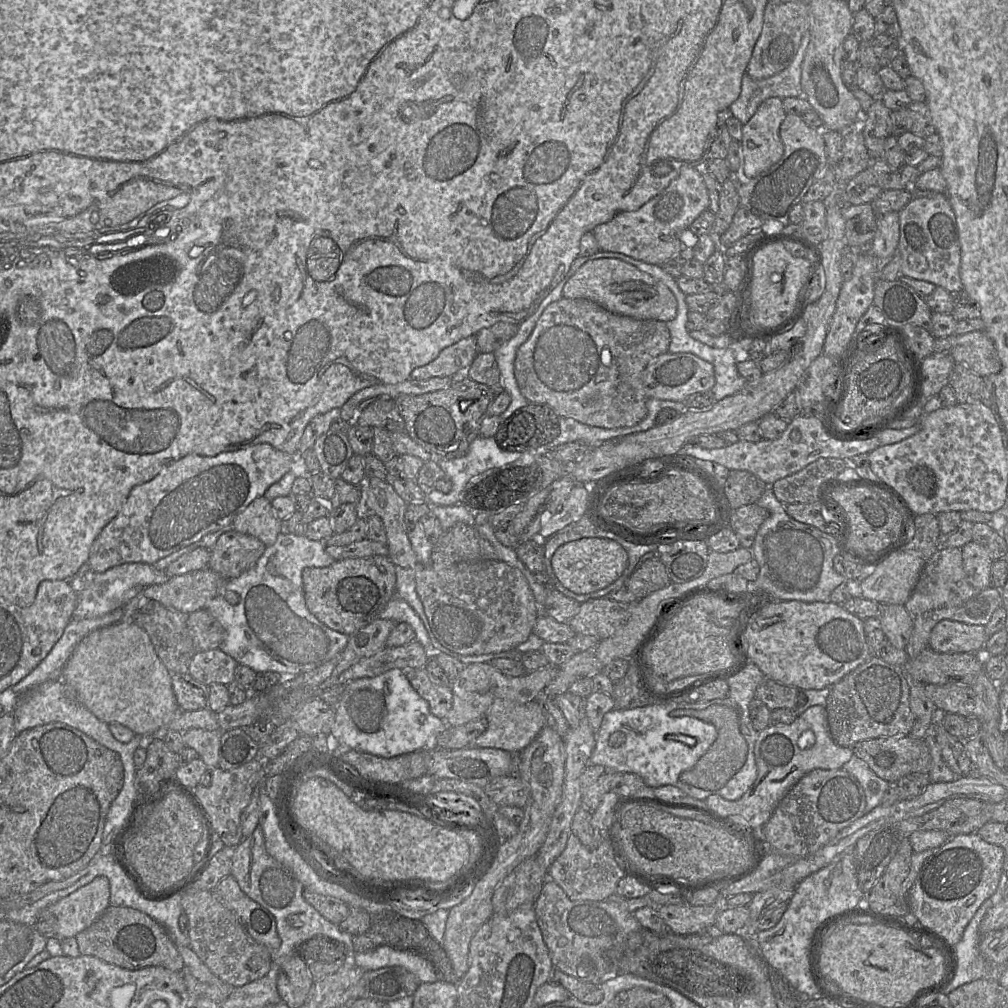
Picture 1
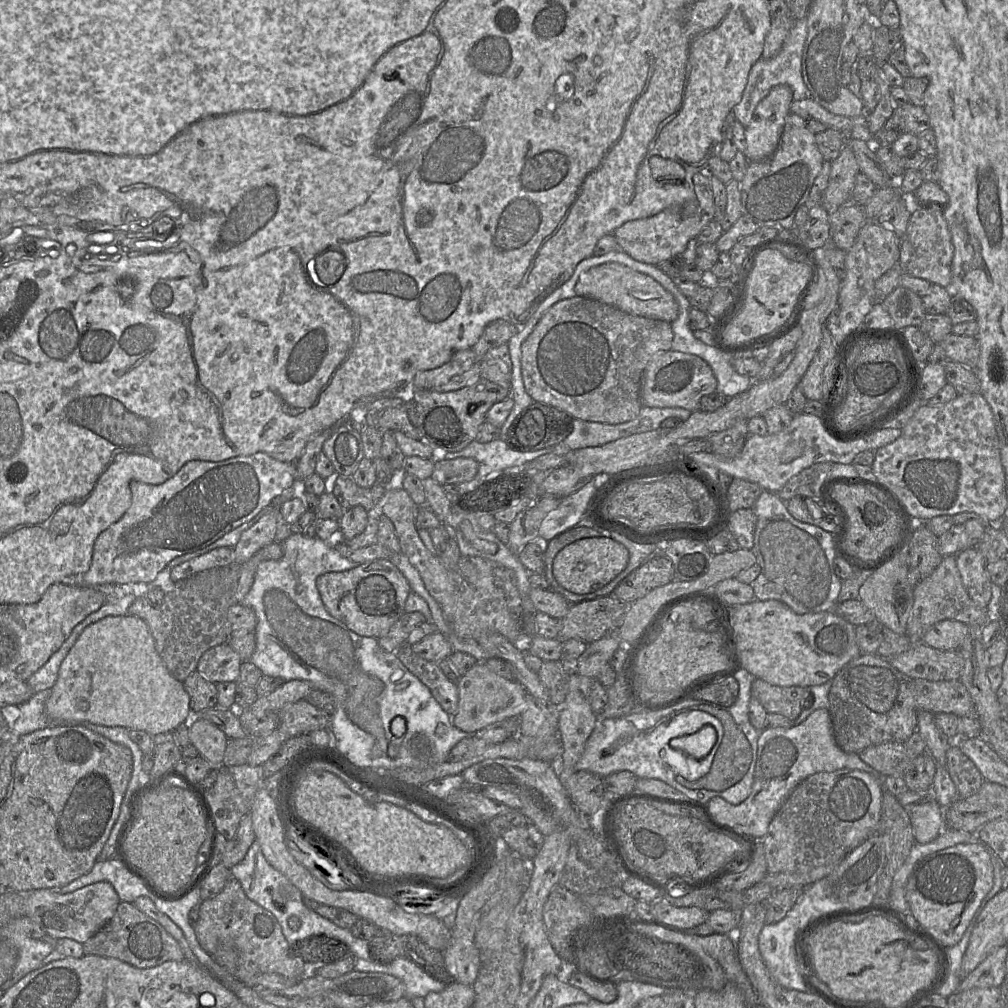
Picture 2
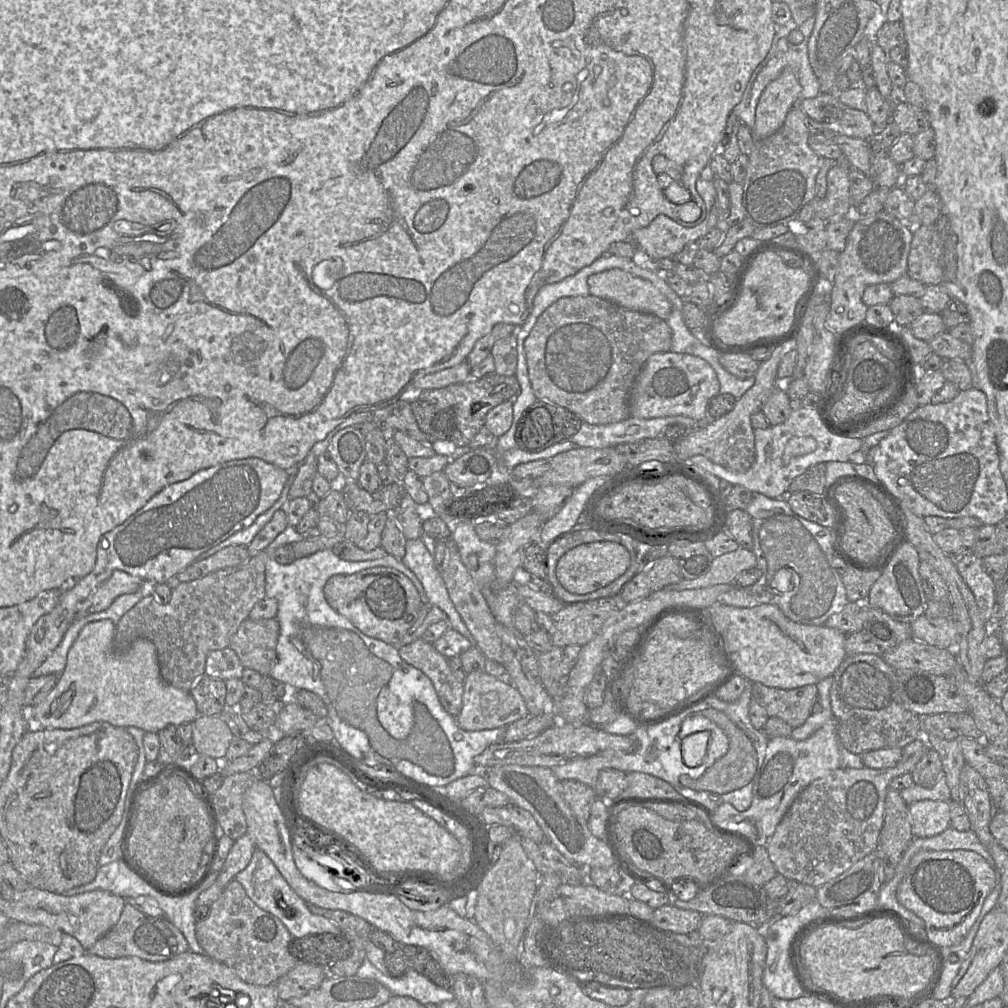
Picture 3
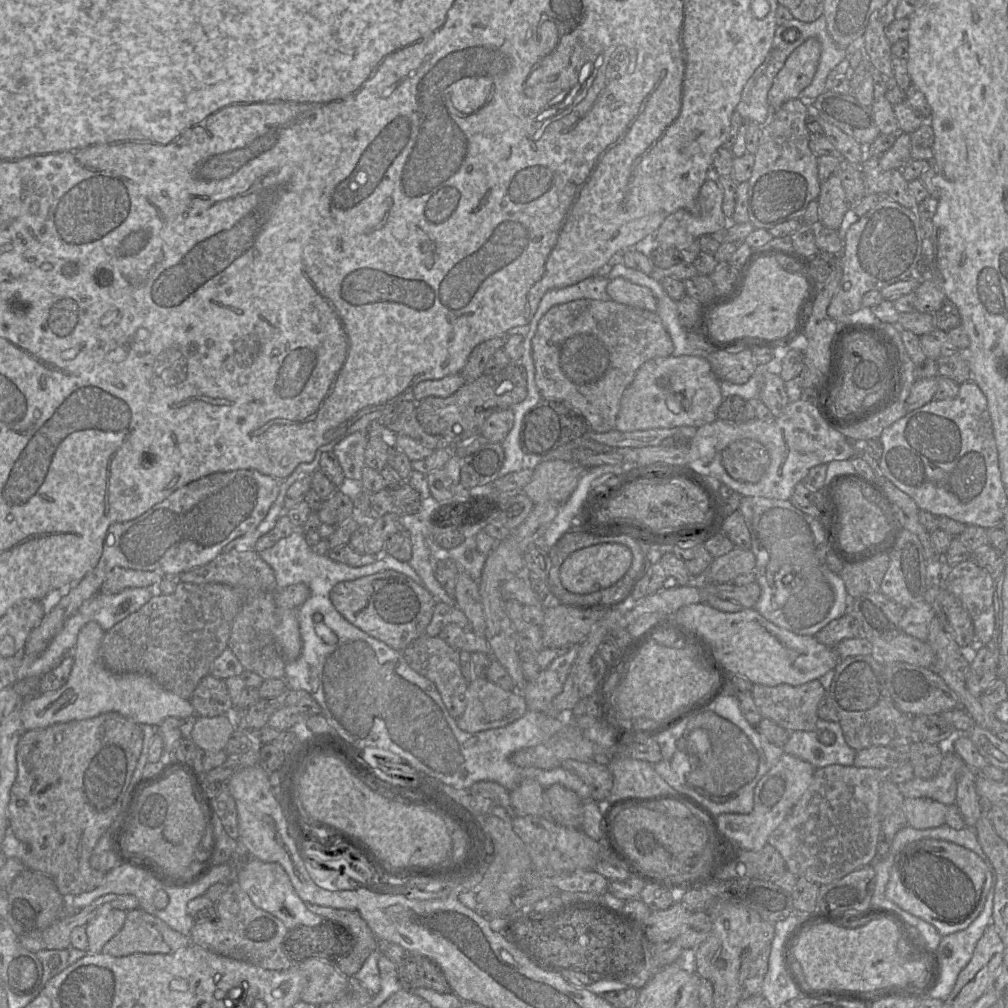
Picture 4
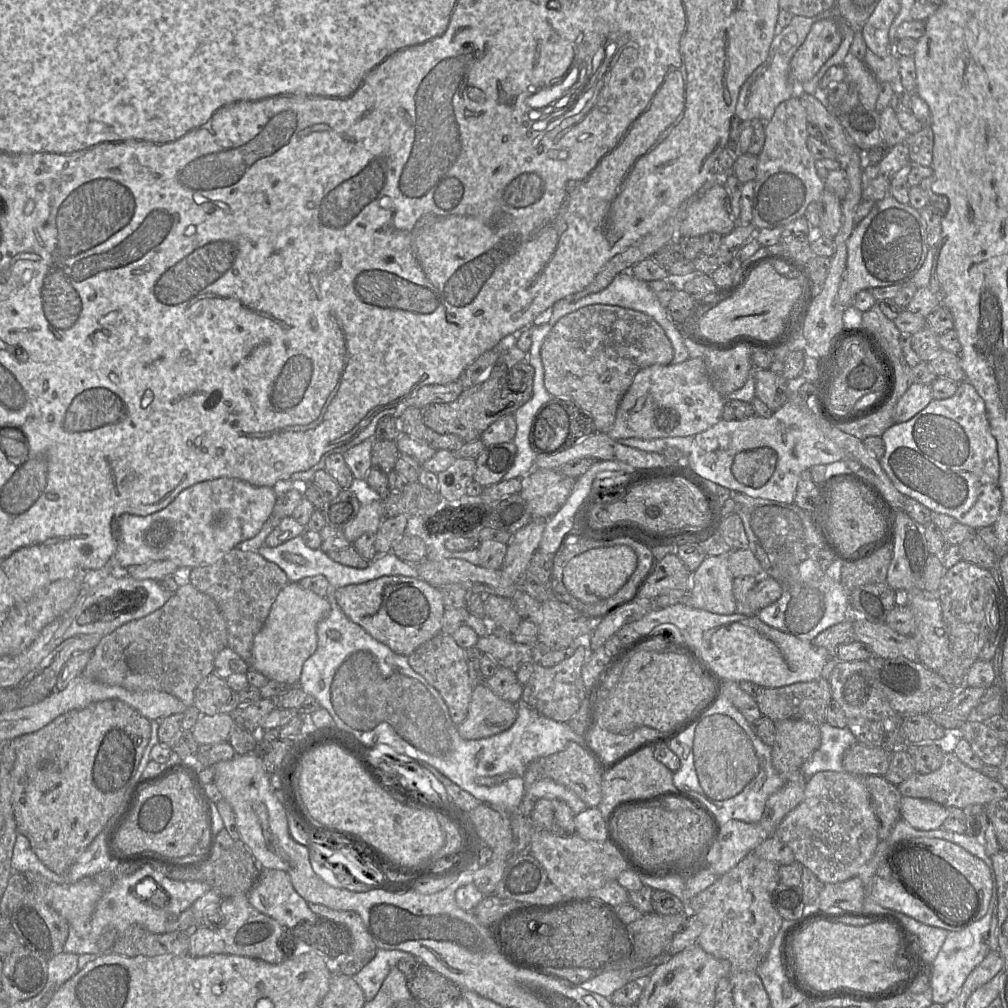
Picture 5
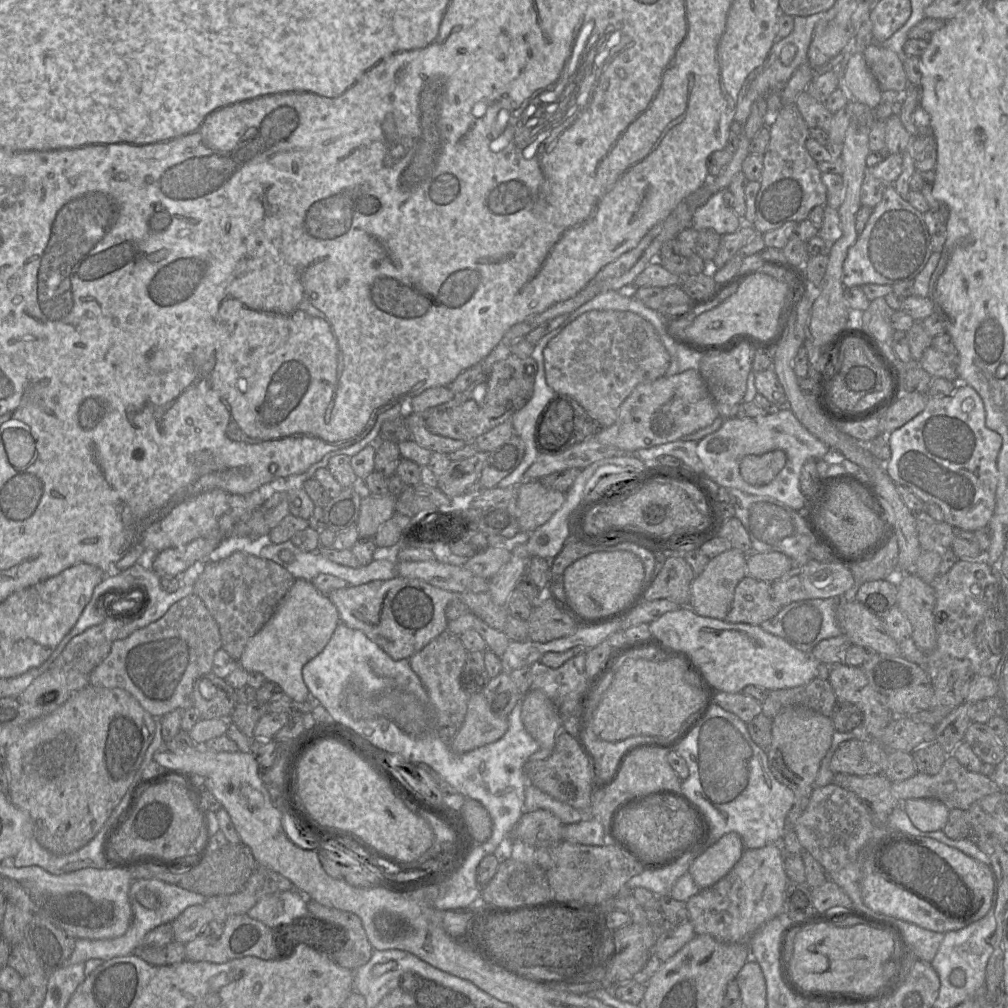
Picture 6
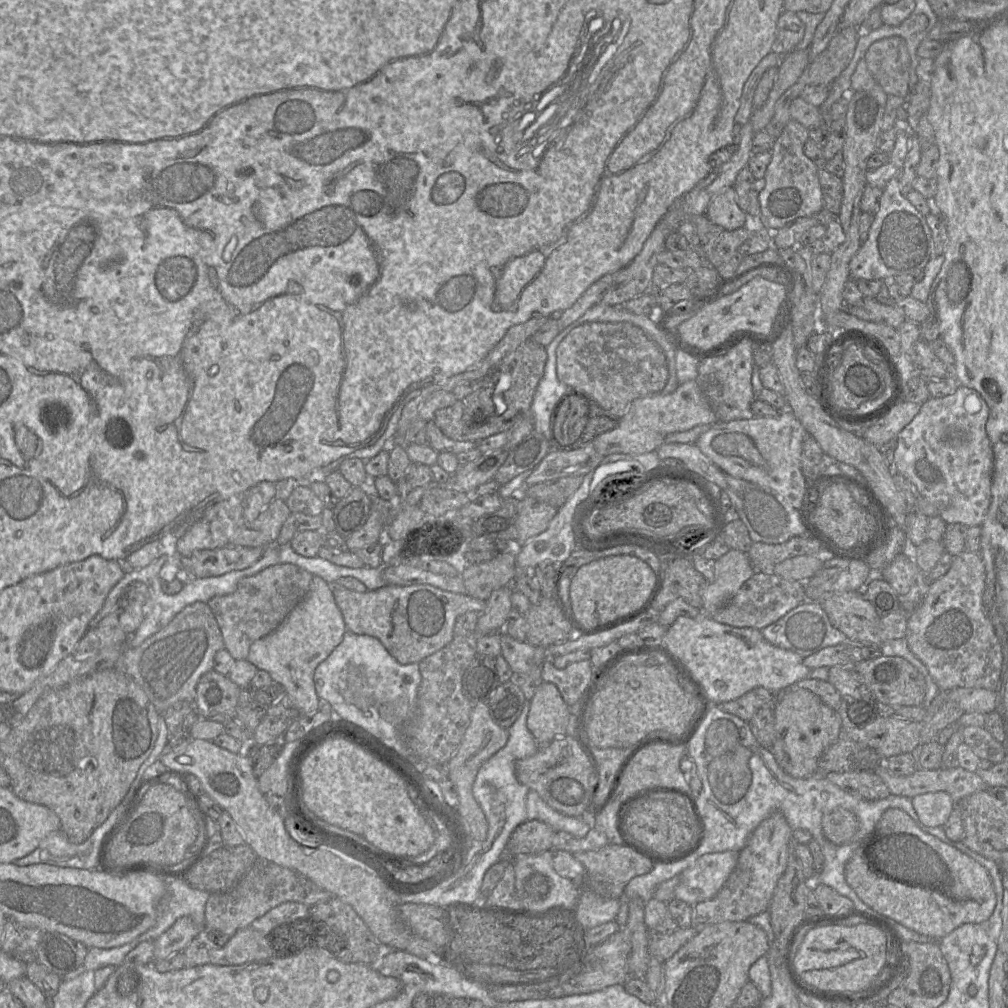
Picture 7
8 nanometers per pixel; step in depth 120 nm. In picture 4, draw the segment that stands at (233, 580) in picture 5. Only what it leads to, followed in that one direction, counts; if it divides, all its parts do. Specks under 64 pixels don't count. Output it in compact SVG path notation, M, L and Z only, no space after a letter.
M252 550L220 553L209 563L189 572L181 573L177 580L194 584L219 583L248 590L248 602L236 615L227 647L235 654L245 670L257 673L263 679L285 676L285 663L274 637L278 625L278 607L275 604L277 584L273 569Z

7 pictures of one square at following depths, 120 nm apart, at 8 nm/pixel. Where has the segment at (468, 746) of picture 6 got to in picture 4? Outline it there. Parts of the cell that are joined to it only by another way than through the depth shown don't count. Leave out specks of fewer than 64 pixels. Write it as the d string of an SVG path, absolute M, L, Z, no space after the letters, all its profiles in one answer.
M474 677L467 686L465 710L456 722L462 731L475 733L510 724L521 718L527 710L526 701L520 691L507 691L486 677Z

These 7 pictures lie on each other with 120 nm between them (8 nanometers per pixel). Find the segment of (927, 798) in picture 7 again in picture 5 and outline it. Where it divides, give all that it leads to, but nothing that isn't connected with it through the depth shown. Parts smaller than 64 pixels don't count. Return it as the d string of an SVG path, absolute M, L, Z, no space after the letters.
M903 796L901 817L918 830L935 830L943 826L948 809L931 800Z

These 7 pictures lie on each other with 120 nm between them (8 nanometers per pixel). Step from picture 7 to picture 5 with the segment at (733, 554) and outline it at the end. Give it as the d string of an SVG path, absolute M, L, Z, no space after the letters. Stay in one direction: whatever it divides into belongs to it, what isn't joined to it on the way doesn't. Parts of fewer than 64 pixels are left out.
M725 553L719 556L707 556L706 559L701 563L701 565L692 573L692 582L690 586L690 591L688 592L687 601L681 601L681 602L688 602L694 608L705 610L705 611L715 613L715 614L731 615L731 614L736 613L736 601L733 595L733 588L732 588L734 577L731 574L728 567L728 555L729 553Z

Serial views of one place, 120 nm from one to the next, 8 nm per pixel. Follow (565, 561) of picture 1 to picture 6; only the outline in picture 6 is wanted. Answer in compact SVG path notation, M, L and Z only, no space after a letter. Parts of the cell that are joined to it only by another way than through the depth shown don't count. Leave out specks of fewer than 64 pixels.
M598 551L590 553L568 566L563 575L563 593L566 600L583 621L592 621L609 617L632 606L644 589L649 578L645 579L642 561L630 551Z

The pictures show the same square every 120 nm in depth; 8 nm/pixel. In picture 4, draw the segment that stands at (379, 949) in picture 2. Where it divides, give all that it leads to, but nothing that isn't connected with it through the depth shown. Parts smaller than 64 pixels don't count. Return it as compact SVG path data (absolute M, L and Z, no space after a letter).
M408 952L403 961L396 964L396 969L406 991L427 988L441 994L453 992L439 965L424 955Z

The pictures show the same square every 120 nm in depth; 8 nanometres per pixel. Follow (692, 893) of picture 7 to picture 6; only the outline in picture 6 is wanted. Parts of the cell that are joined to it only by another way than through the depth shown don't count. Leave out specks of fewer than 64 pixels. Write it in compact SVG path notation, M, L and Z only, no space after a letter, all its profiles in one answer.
M736 832L726 833L704 853L697 855L688 872L701 889L708 888L730 872L744 851L741 836Z

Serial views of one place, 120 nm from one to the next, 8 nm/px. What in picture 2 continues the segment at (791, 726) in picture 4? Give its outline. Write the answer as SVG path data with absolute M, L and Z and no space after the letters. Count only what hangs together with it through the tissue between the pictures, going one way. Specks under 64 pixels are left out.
M756 678L751 686L751 696L759 701L768 713L781 714L796 720L803 710L803 699L810 694L808 688L799 686L780 687Z

